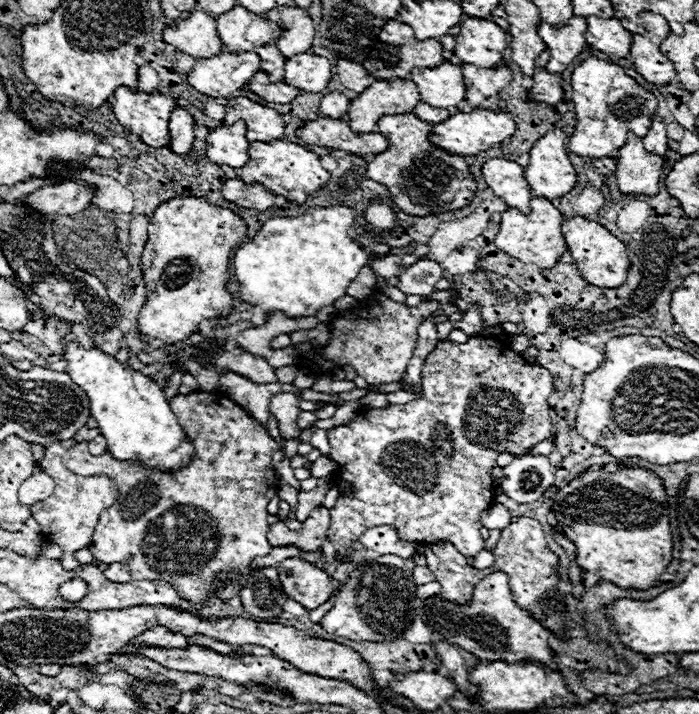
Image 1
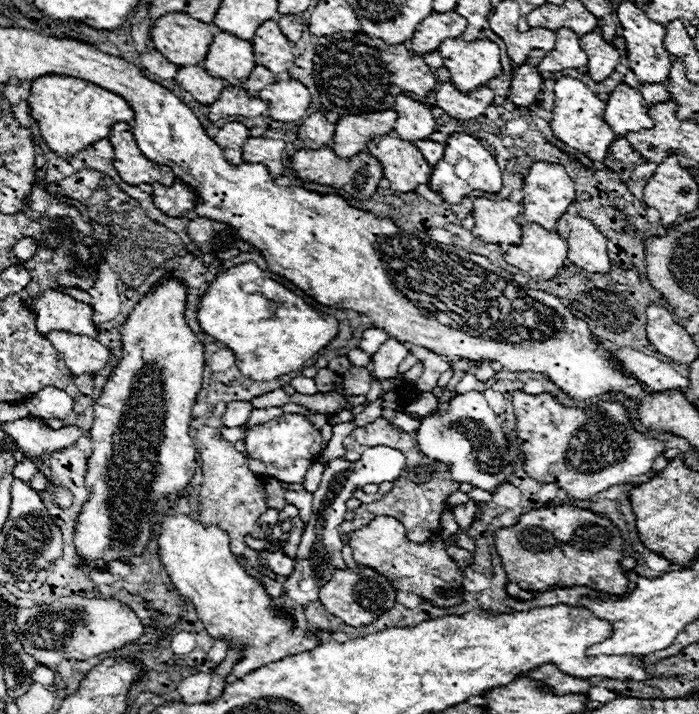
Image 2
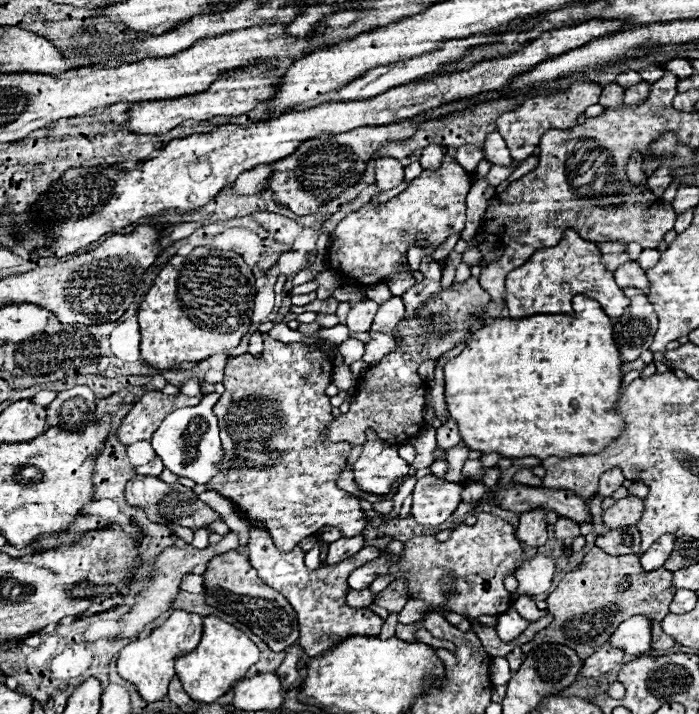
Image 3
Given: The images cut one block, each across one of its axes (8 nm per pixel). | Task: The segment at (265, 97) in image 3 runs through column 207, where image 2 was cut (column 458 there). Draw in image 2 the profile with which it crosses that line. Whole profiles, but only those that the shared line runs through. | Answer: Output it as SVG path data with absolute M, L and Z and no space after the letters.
M452 82L440 84L436 92L436 106L456 120L472 120L484 116L484 110L494 102L494 92L484 86L476 92L460 92Z

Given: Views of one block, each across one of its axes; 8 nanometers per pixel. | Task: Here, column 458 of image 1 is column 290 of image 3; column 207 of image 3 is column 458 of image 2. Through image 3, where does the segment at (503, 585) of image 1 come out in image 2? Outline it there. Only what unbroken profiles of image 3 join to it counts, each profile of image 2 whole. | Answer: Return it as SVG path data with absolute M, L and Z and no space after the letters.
M378 516L364 528L348 534L348 546L354 552L354 560L362 566L370 566L388 578L392 588L402 592L414 592L436 606L460 604L464 572L446 554L446 546L440 538L414 544L406 538L406 528L392 516Z

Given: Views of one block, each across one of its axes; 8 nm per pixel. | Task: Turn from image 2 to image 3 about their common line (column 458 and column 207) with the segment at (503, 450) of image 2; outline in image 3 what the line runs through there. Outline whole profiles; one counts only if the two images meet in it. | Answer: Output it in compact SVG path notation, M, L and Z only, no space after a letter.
M212 392L212 394L206 394L198 406L186 406L186 408L174 410L172 414L166 416L166 420L160 424L160 428L152 436L154 452L172 474L190 478L196 484L206 484L208 480L212 480L212 476L216 476L218 466L222 464L222 458L224 458L218 420L214 414L214 406L218 398L220 394Z

